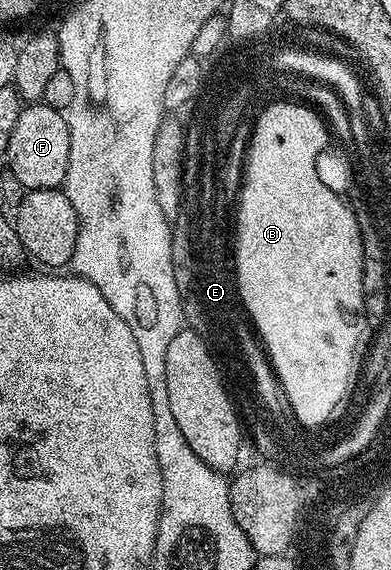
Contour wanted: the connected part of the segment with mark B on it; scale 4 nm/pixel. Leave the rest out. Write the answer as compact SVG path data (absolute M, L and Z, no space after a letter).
M298 100L274 102L271 106L264 107L262 115L259 117L257 115L253 121L254 146L246 148L248 152L246 194L240 196L240 208L236 215L234 250L240 263L240 289L246 293L246 303L253 310L257 335L264 338L264 344L269 345L267 354L269 354L271 366L278 362L280 374L277 377L280 386L287 394L288 403L303 420L321 420L327 415L328 410L338 402L342 402L343 397L351 399L359 385L363 365L367 361L367 353L372 346L372 327L365 315L364 244L361 240L360 224L357 223L357 218L346 199L322 184L320 177L317 176L317 158L327 149L328 139L322 135L322 126L318 126L316 112L308 112L308 108L304 108Z

